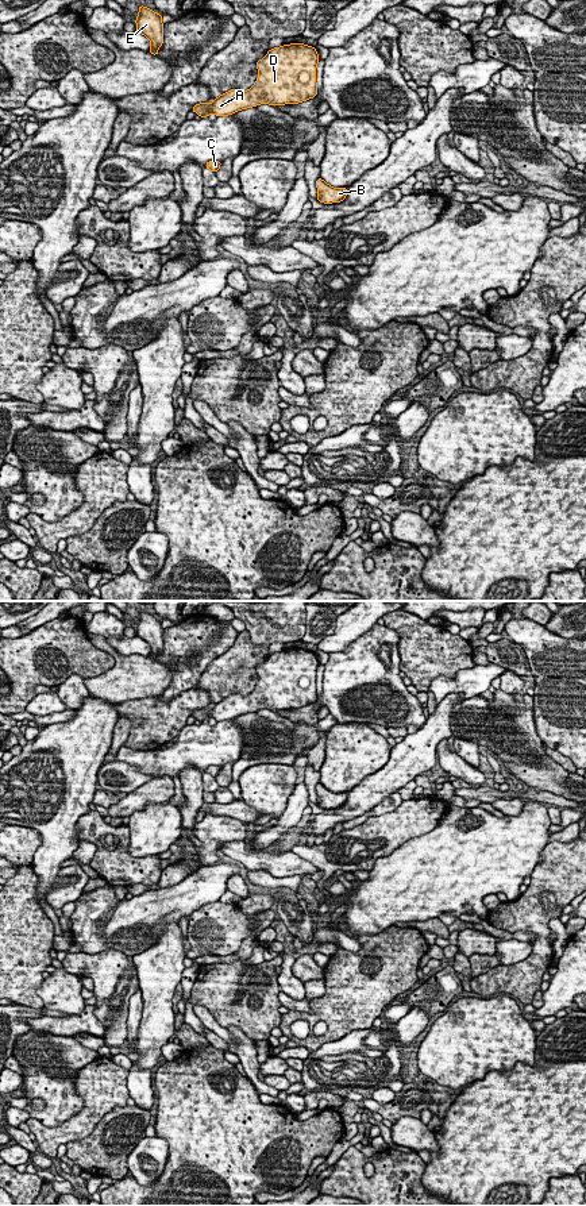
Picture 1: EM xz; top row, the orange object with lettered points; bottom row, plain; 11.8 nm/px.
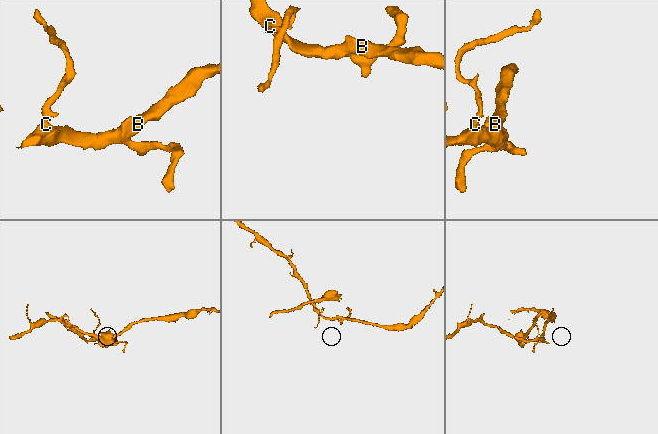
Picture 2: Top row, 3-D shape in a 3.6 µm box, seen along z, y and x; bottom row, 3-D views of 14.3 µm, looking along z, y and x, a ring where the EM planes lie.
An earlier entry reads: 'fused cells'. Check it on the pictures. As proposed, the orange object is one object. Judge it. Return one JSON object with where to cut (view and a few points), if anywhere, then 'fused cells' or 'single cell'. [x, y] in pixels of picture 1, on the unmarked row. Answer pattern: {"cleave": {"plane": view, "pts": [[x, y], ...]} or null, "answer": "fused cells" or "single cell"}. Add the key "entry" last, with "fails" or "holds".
{"cleave": {"plane": "xz", "pts": [[208, 717], [201, 721]]}, "answer": "fused cells", "entry": "holds"}

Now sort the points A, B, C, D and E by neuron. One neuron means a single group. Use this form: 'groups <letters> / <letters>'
groups A D / B C E

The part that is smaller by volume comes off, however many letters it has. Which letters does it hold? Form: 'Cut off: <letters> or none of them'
Cut off: A, D

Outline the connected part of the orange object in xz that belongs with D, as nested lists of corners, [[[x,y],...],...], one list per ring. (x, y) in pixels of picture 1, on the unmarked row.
[[[300,647],[274,652],[265,663],[257,666],[259,681],[248,696],[231,694],[216,702],[211,710],[204,706],[193,710],[192,716],[200,721],[205,718],[227,721],[263,708],[297,709],[316,702],[319,664],[315,652]]]

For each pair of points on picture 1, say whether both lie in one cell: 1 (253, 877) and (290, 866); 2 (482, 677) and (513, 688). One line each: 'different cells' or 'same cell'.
1: different cells
2: different cells

